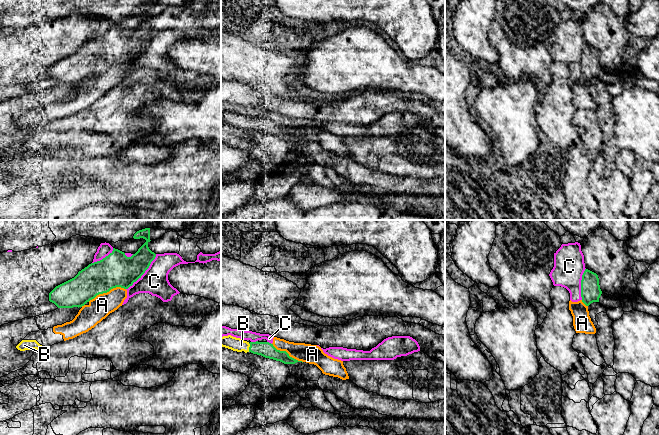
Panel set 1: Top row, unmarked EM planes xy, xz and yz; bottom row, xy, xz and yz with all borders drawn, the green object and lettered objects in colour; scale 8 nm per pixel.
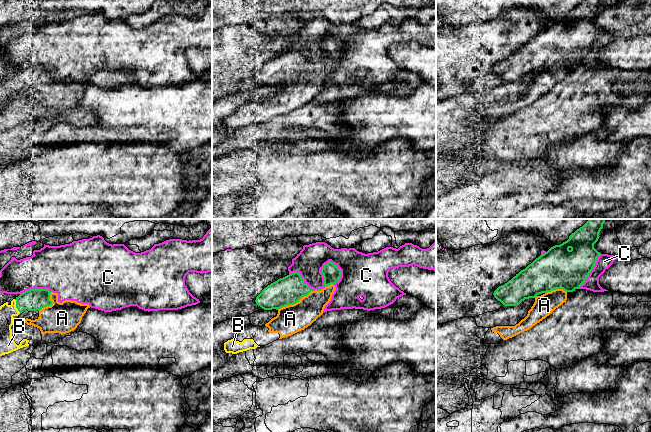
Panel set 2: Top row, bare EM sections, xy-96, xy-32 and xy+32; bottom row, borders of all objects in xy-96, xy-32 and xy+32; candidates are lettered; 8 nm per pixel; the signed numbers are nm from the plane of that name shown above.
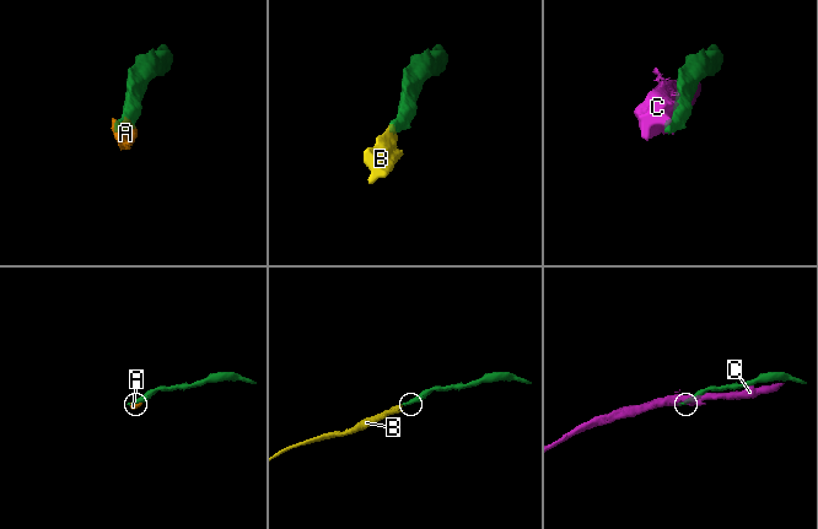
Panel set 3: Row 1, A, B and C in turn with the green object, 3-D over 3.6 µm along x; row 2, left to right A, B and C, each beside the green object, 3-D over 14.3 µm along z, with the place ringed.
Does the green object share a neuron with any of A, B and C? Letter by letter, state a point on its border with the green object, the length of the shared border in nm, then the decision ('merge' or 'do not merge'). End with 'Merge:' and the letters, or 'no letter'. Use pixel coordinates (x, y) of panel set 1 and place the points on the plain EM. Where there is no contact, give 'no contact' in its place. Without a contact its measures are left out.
A: contact xy (106, 68); length 320 nm; merge
B: contact xz (249, 123); length 70 nm; merge
C: contact xy (144, 48); length 380 nm; do not merge
Merge: A, B

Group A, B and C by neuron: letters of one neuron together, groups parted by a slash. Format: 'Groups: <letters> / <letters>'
Groups: A B / C

